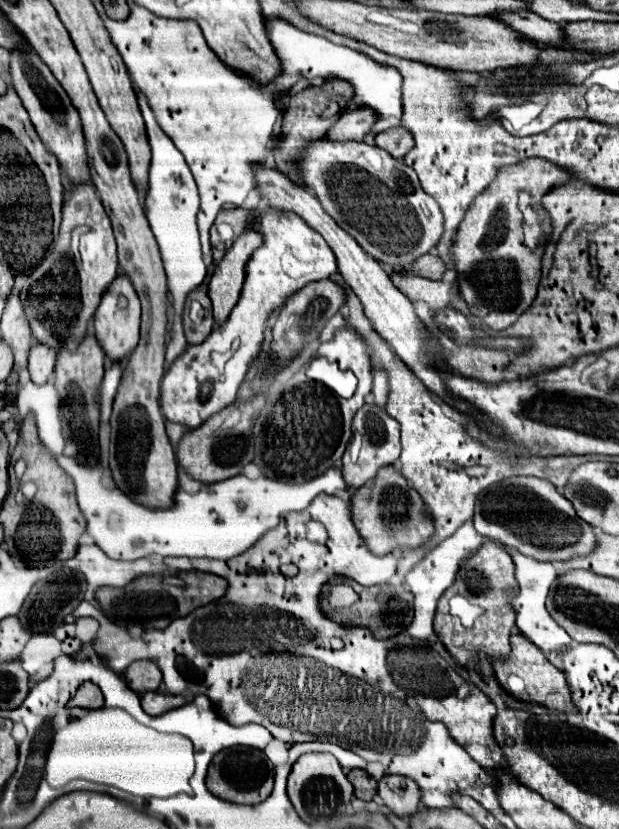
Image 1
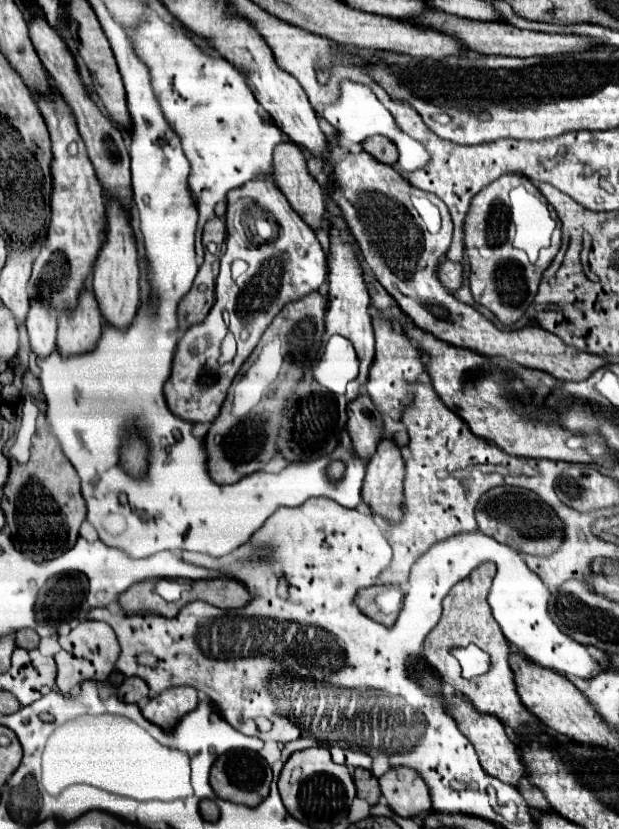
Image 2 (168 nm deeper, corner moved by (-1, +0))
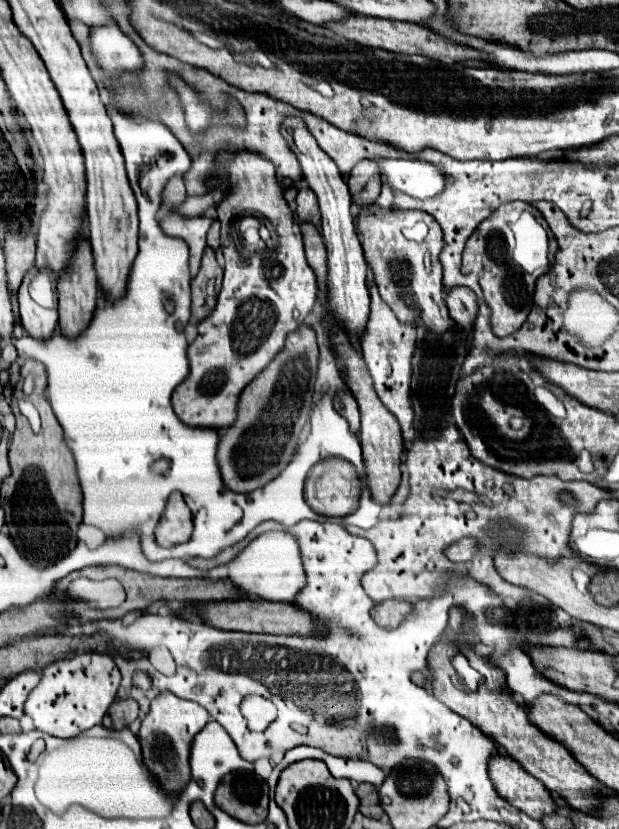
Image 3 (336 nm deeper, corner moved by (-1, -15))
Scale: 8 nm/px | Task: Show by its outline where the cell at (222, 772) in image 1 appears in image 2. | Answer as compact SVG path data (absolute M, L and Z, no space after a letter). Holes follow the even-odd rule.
M229 751L217 757L217 761L211 767L211 787L219 799L241 803L247 807L259 805L269 795L271 785L271 767L267 761L255 753L255 751Z

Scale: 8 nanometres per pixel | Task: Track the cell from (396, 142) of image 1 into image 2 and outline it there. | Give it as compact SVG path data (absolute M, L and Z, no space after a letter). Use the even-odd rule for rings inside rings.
M373 135L363 141L363 149L383 163L389 163L389 165L397 163L397 147L393 145L393 141L387 141L387 137Z

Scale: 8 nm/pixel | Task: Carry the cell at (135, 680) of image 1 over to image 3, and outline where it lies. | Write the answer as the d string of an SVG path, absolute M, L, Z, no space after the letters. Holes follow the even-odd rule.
M115 700L109 708L109 716L113 720L113 730L127 728L139 714L139 706L135 700Z

